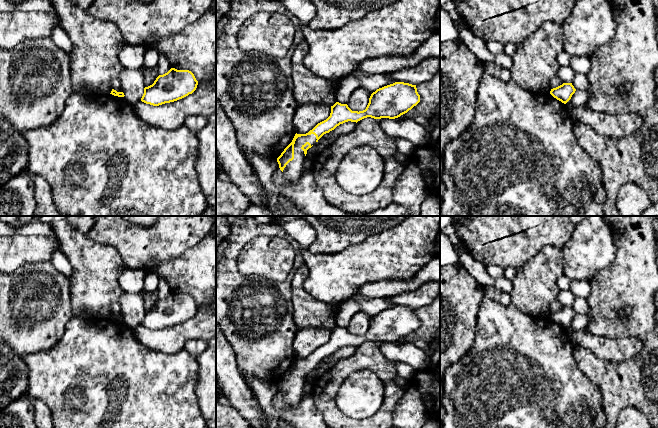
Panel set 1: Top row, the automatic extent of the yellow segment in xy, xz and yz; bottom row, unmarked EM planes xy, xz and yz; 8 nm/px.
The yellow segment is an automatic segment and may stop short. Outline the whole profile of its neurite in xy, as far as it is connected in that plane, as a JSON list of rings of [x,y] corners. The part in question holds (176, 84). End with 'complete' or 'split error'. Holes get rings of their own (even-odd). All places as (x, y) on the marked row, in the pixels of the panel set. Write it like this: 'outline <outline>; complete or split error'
outline [[[171,68],[159,75],[152,85],[144,88],[141,101],[153,106],[174,102],[192,94],[197,85],[198,81],[191,71]]]; complete

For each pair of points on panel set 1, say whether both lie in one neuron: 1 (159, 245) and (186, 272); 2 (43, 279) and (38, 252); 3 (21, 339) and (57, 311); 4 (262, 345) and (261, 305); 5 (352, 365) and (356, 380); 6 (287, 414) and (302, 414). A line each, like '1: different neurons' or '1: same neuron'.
1: different neurons
2: different neurons
3: same neuron
4: same neuron
5: different neurons
6: same neuron

